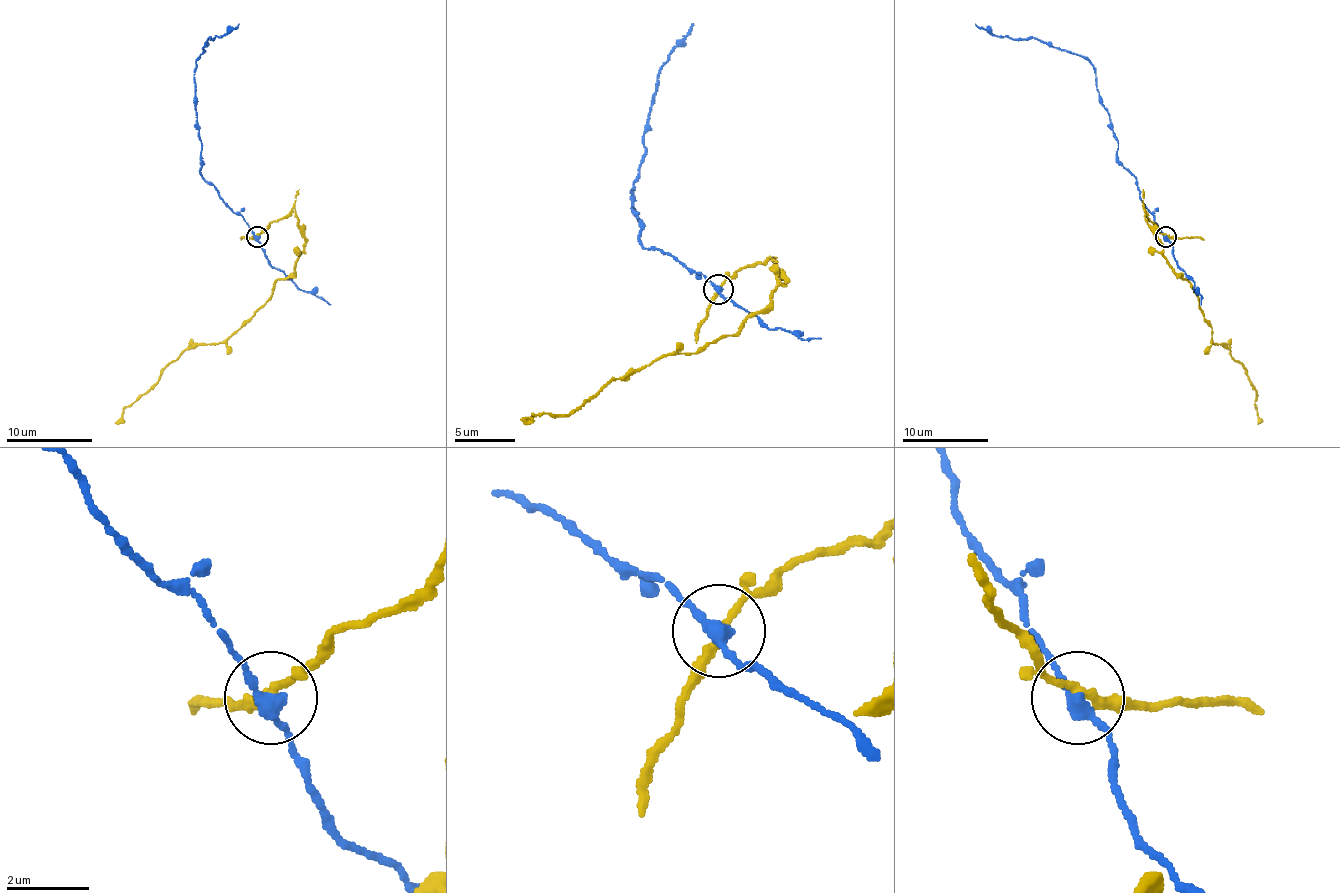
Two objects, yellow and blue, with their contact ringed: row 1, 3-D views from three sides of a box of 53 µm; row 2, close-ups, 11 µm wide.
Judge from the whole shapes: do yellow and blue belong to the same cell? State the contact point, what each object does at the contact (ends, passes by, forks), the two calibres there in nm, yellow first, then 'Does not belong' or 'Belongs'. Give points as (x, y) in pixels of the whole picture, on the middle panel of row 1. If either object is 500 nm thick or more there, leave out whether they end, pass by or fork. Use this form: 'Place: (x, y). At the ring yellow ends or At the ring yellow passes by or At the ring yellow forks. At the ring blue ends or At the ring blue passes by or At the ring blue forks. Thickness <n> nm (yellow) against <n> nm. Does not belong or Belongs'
Place: (718, 289). At the ring yellow passes by. At the ring blue passes by. Thickness 200 nm (yellow) against 280 nm. Does not belong

